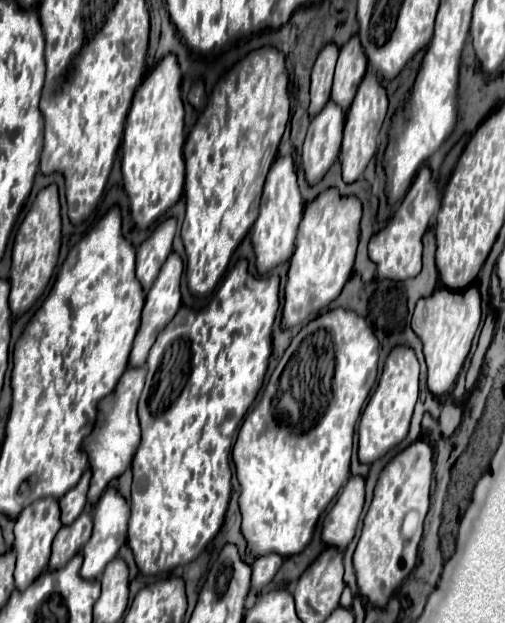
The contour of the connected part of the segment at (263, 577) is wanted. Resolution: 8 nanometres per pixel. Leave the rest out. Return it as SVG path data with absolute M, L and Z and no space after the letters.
M267 554L263 558L255 558L253 562L253 578L251 578L251 588L255 594L259 594L277 574L277 570L281 568L283 558L279 558L279 554Z

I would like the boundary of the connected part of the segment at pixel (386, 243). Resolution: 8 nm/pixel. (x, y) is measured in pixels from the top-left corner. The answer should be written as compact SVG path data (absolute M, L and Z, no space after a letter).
M423 168L411 190L407 192L405 200L401 202L399 210L395 212L393 220L369 242L369 256L377 264L377 278L385 280L407 280L415 278L421 272L421 238L429 226L429 218L433 210L439 206L439 192L429 168Z

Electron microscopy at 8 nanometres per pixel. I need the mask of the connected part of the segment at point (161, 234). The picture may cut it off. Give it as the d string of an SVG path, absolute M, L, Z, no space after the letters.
M169 218L157 230L137 248L137 280L143 286L143 292L147 292L157 278L163 262L171 254L171 242L175 236L177 222L175 218Z

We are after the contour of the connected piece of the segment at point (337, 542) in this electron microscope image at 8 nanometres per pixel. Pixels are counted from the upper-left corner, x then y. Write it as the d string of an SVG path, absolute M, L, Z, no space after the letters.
M361 476L349 478L335 506L323 522L323 542L331 548L345 550L357 532L365 500L365 480Z

